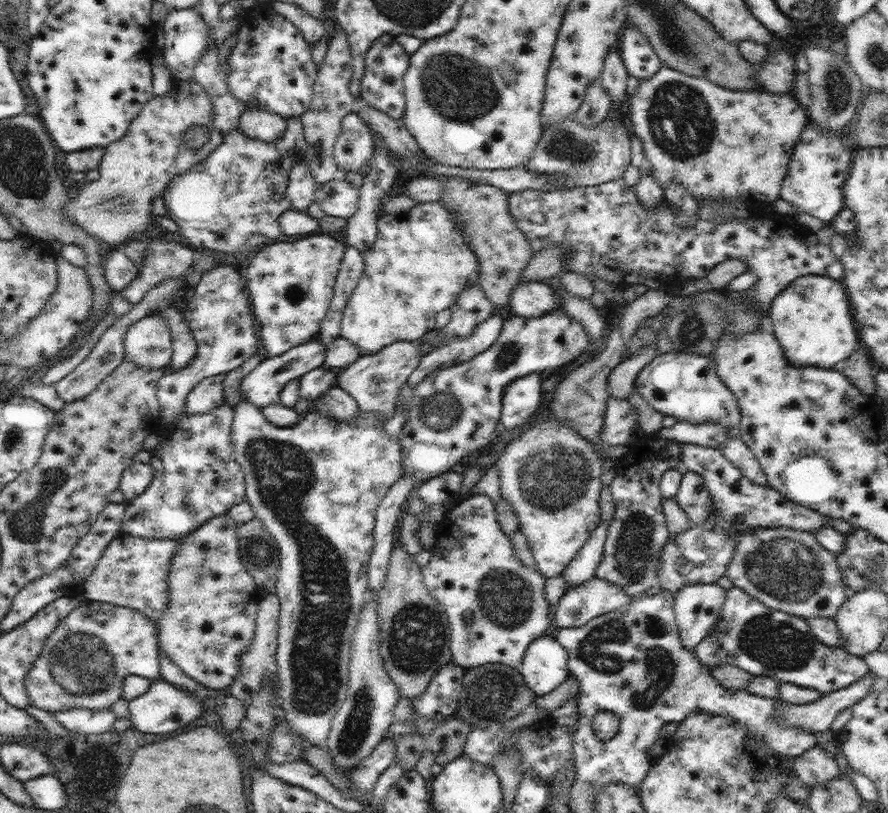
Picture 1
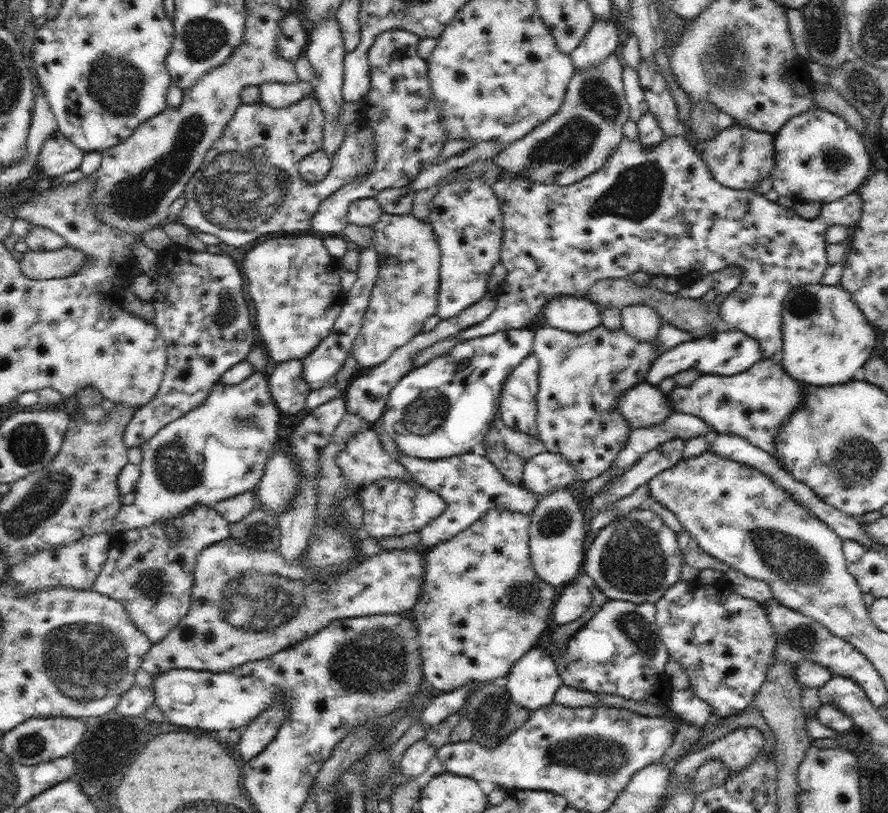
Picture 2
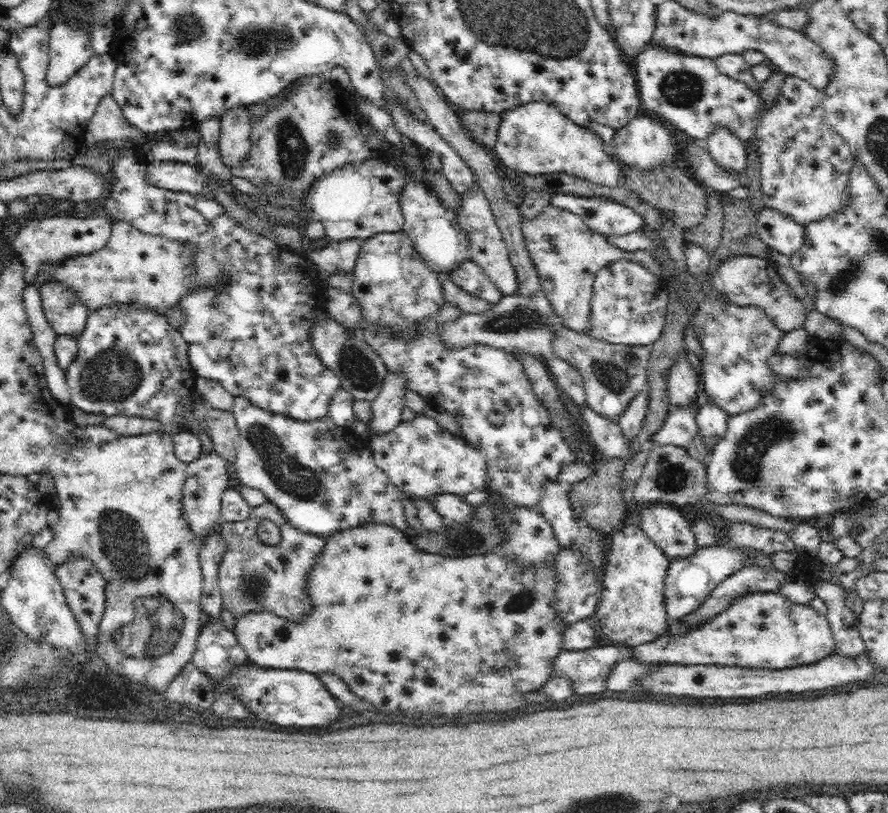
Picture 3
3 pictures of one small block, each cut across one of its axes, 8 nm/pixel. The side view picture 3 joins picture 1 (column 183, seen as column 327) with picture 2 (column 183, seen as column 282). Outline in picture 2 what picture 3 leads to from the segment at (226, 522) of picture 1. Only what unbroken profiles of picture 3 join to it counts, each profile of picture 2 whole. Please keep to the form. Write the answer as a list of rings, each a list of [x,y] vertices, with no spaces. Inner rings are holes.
[[[232,536],[217,541],[206,548],[198,555],[193,570],[193,587],[191,590],[191,605],[190,611],[186,614],[180,623],[168,632],[168,635],[157,644],[151,646],[150,651],[144,655],[142,659],[141,668],[151,675],[158,676],[164,672],[172,671],[174,669],[193,669],[194,671],[211,671],[211,672],[228,672],[230,669],[237,668],[246,664],[250,660],[260,660],[267,656],[276,654],[292,647],[311,636],[314,636],[322,628],[329,626],[332,621],[338,619],[348,619],[360,616],[370,616],[374,614],[390,614],[411,612],[418,602],[419,596],[423,591],[423,582],[425,571],[425,557],[414,550],[414,548],[403,548],[402,550],[385,549],[383,553],[372,556],[360,556],[353,564],[350,564],[344,571],[338,571],[336,577],[330,577],[327,583],[318,583],[314,576],[310,575],[308,567],[302,564],[288,564],[282,558],[278,550],[252,550],[248,548],[243,542]]]

